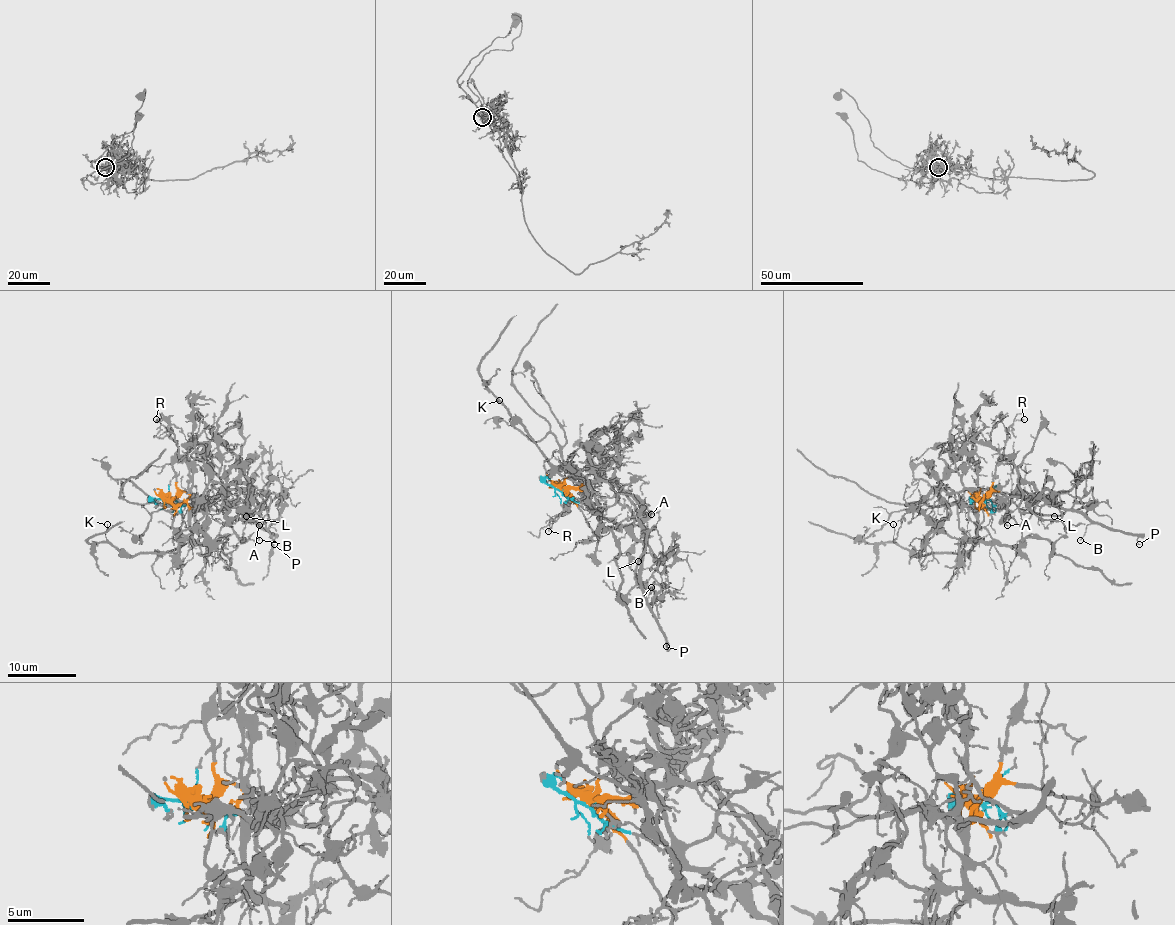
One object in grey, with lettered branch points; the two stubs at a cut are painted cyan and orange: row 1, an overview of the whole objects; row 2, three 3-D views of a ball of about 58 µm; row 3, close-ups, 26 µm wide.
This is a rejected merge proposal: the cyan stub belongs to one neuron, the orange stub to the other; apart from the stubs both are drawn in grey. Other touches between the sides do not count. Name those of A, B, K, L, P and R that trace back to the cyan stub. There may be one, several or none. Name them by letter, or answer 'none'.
A, B, L, P

